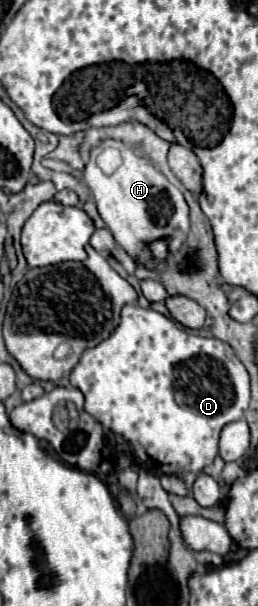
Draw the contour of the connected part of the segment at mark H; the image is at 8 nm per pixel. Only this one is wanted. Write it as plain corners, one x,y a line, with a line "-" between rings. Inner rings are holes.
104,139
100,145
96,145
90,151
90,161
86,163
84,169
84,181
96,201
100,217
114,235
114,241
122,245
130,255
148,259
140,243
148,243
148,239
158,239
160,235
172,235
172,247
176,247
176,251
186,241
190,231
190,219
188,219
188,203
182,191
146,157
138,155
124,141
-
106,147
116,147
122,153
122,165
112,175
104,175
94,161
96,155
102,153

